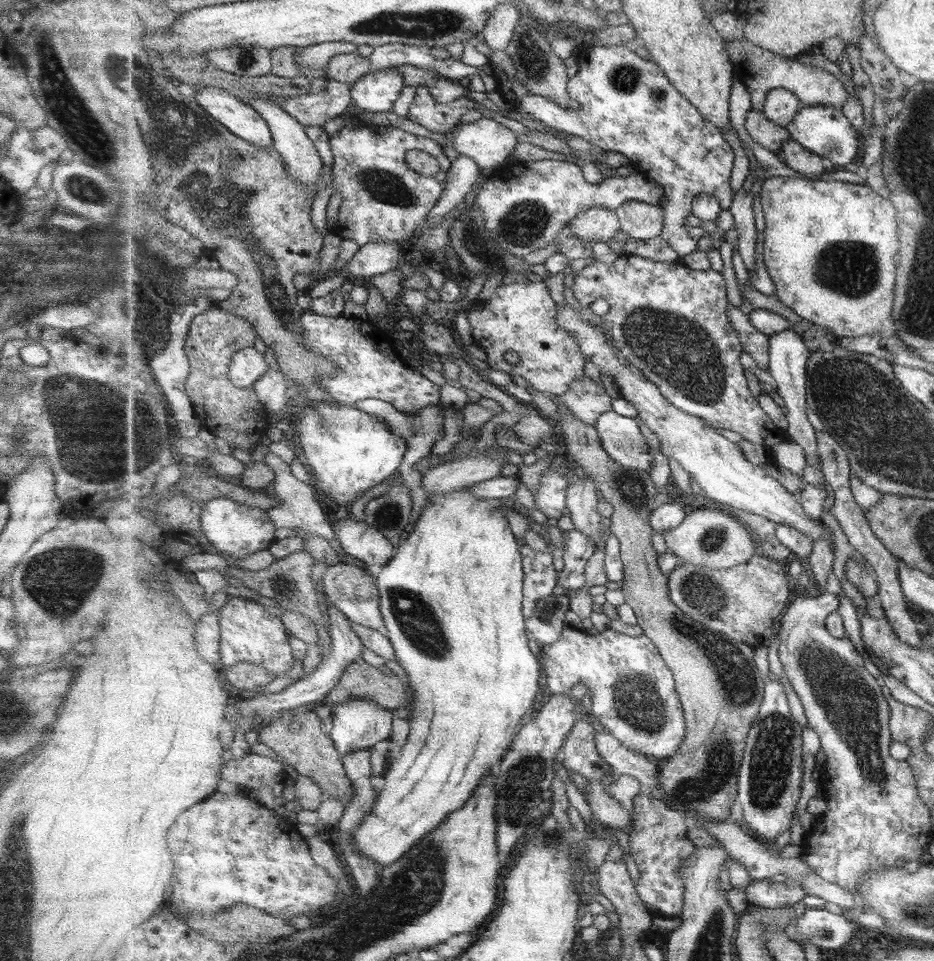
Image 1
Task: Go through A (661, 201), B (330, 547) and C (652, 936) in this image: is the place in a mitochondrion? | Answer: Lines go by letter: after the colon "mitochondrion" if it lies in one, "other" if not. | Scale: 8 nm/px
A: other
B: other
C: other

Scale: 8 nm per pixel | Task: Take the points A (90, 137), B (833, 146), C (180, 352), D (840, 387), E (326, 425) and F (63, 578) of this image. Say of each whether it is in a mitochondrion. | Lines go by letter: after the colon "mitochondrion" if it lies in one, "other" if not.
A: mitochondrion
B: mitochondrion
C: other
D: mitochondrion
E: mitochondrion
F: mitochondrion

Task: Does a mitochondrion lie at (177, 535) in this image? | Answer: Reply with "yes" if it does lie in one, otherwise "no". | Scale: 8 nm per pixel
no

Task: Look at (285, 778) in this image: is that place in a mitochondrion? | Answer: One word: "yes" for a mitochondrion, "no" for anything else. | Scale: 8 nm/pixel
no

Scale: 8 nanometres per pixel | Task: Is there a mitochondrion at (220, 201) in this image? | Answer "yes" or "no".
yes

